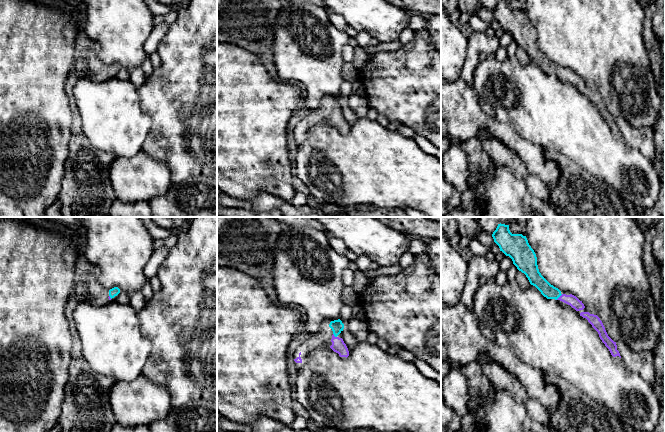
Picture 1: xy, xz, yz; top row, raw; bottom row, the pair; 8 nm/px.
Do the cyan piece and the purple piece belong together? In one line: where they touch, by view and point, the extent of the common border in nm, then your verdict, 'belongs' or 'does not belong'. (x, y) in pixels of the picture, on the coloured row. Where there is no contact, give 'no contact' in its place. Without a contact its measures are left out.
meets cyan in yz at (559, 296); contact 70 nm long; belongs

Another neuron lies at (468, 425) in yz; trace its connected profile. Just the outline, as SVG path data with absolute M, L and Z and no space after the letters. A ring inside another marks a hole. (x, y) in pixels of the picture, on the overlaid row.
M468 414L467 418L462 422L462 428L460 432L481 432L479 425L475 421L475 415Z

